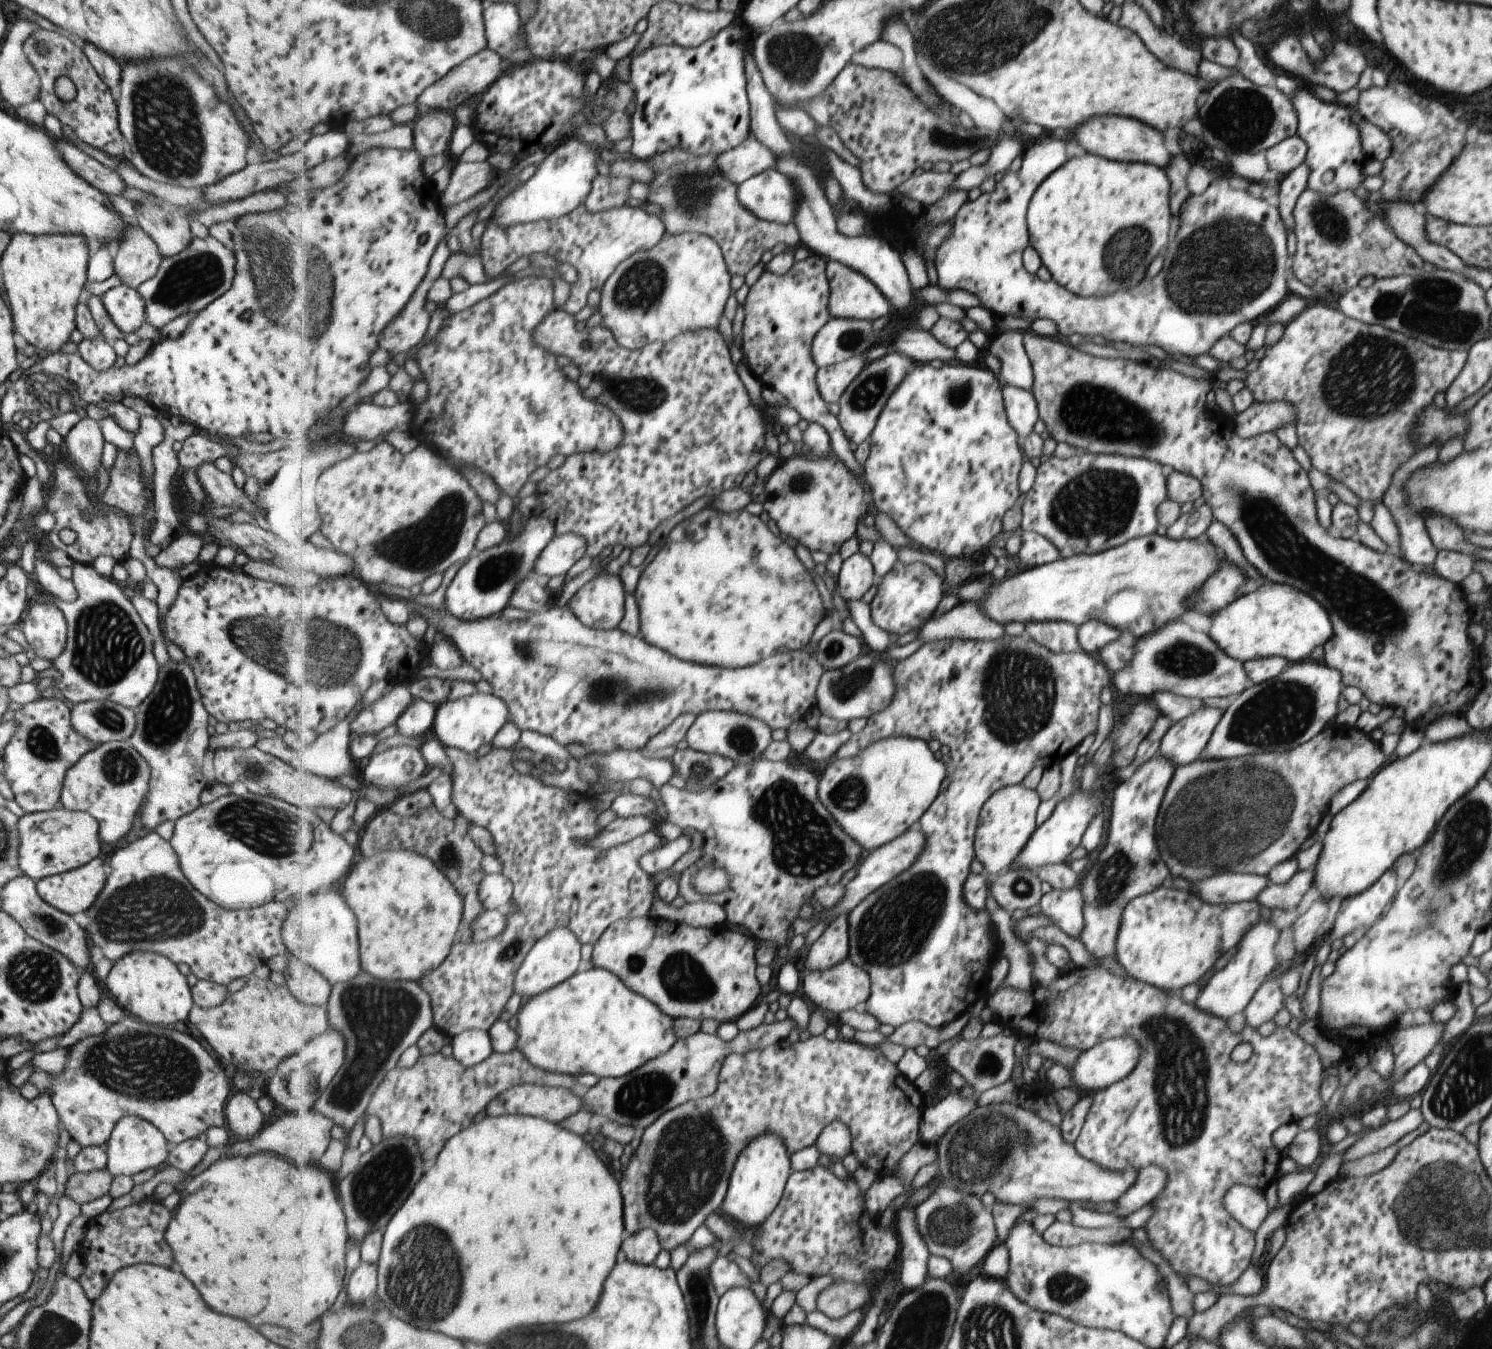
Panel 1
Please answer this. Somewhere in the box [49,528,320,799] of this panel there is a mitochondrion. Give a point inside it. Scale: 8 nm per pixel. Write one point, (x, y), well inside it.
(107, 646)

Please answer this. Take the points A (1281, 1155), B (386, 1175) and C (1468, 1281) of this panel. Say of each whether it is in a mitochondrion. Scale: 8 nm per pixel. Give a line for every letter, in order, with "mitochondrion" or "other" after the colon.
A: other
B: mitochondrion
C: other

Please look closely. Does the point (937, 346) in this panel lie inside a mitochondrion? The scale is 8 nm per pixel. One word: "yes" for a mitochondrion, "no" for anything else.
no

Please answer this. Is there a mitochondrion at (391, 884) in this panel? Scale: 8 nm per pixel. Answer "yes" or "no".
no

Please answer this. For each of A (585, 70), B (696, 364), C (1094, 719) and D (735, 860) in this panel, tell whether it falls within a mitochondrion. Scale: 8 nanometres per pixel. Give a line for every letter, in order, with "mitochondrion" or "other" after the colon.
A: other
B: other
C: other
D: other

